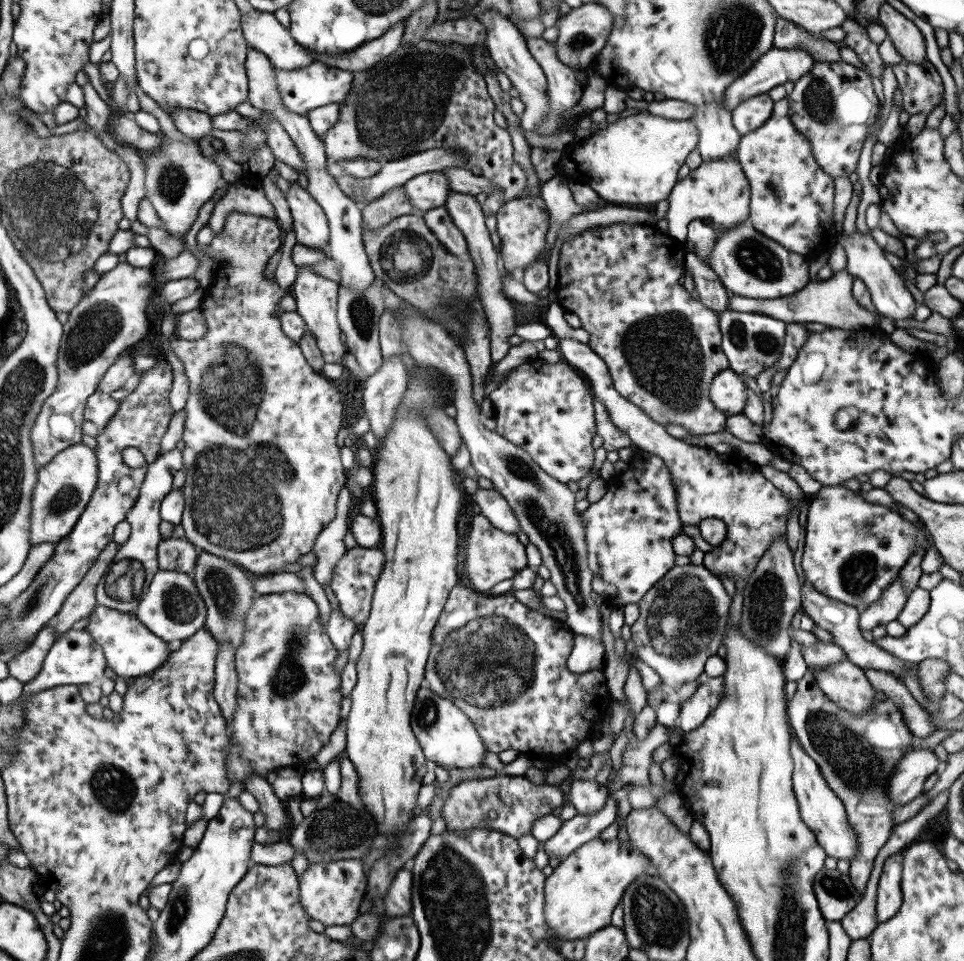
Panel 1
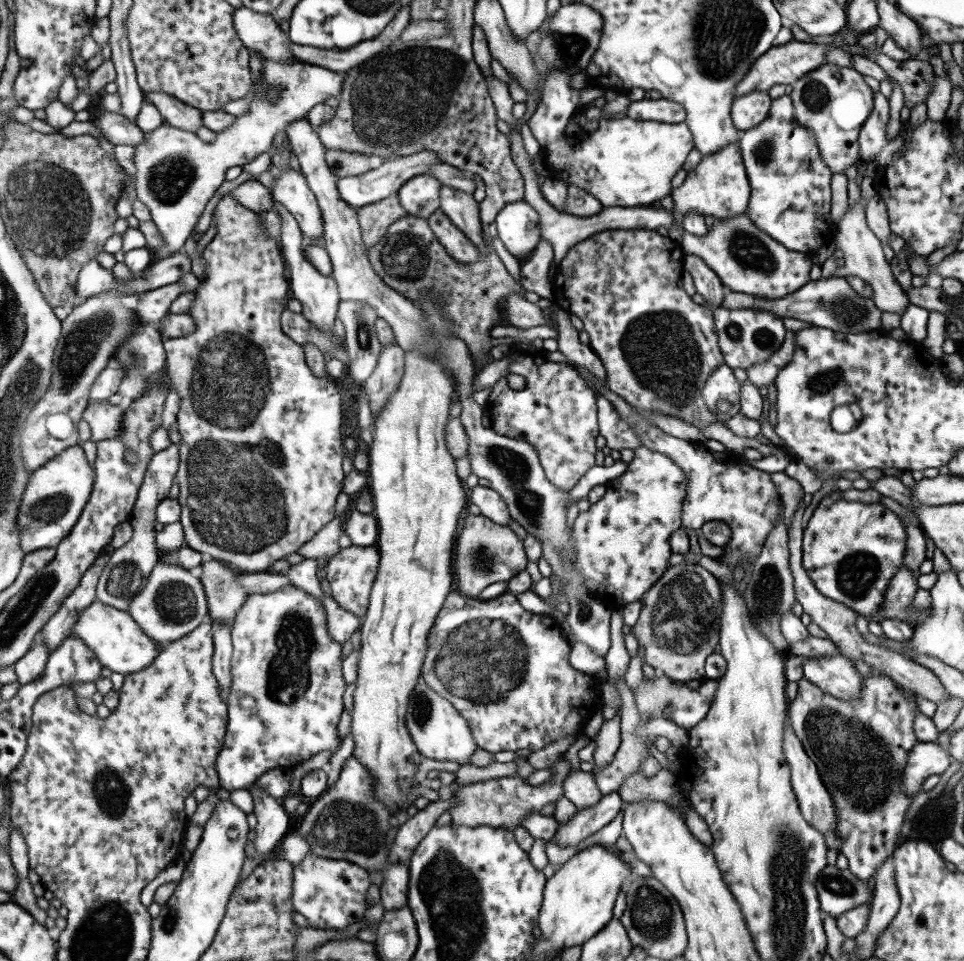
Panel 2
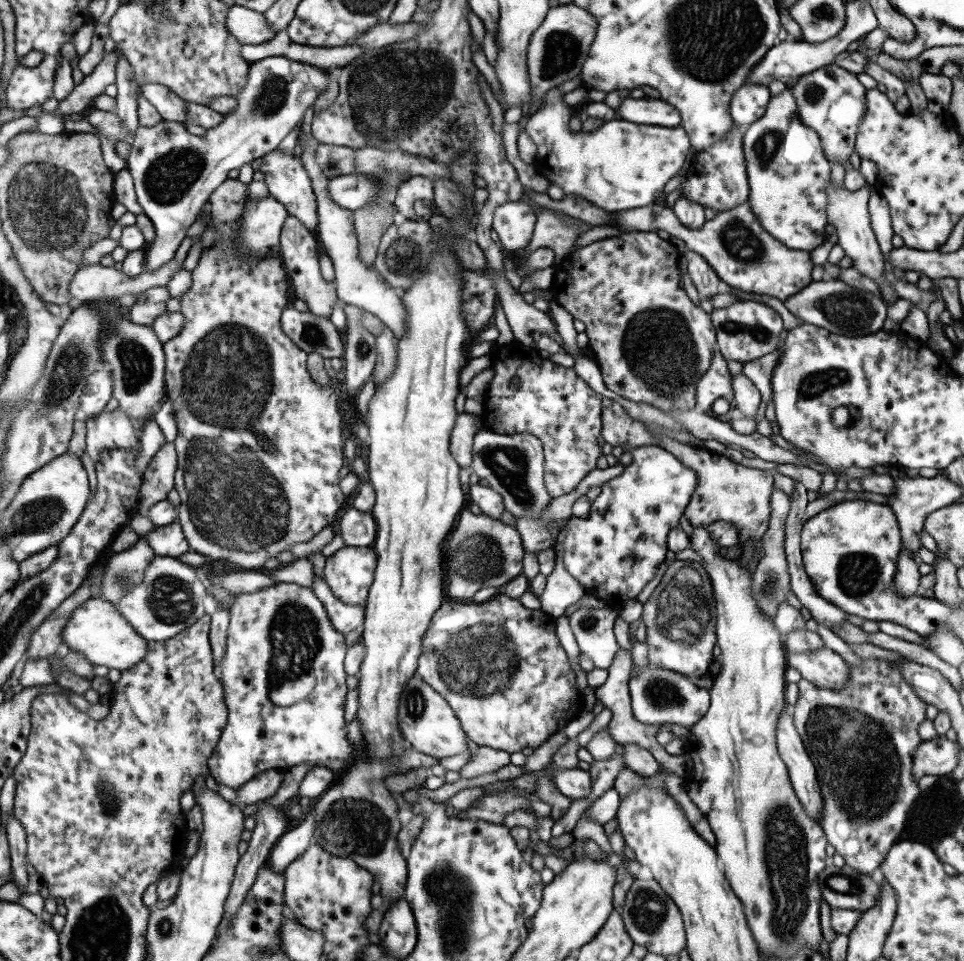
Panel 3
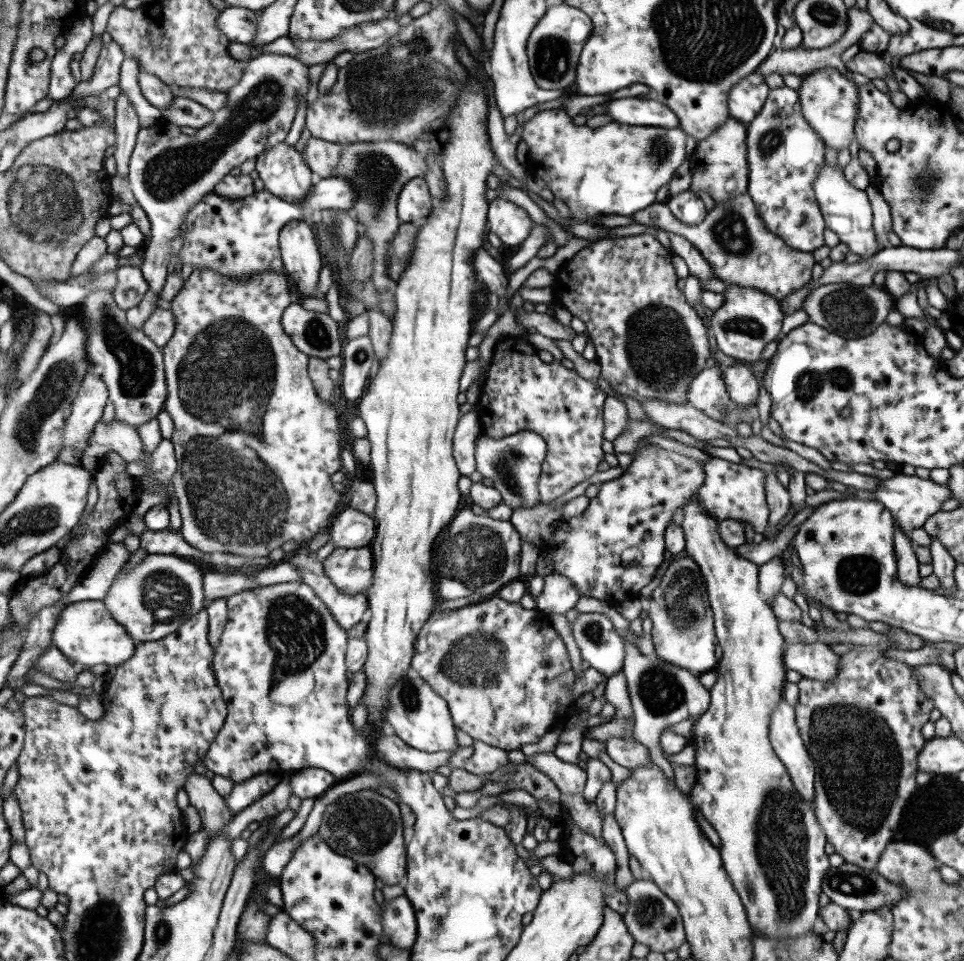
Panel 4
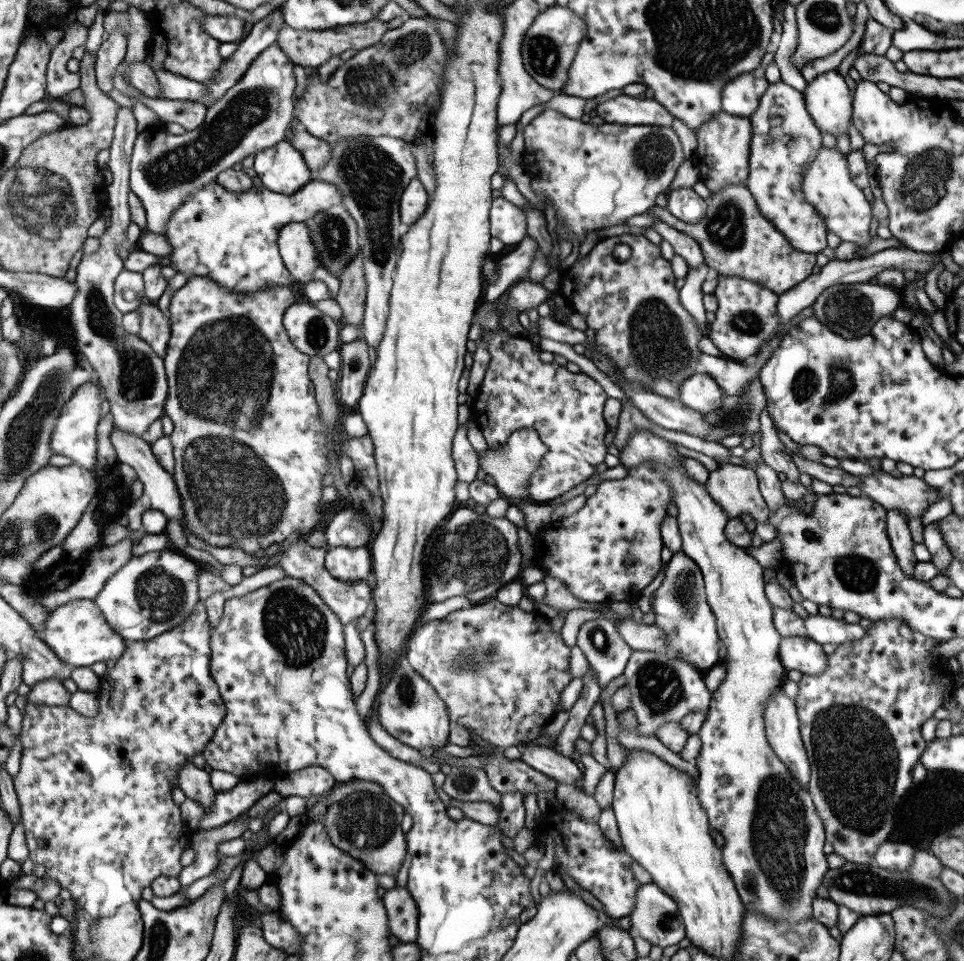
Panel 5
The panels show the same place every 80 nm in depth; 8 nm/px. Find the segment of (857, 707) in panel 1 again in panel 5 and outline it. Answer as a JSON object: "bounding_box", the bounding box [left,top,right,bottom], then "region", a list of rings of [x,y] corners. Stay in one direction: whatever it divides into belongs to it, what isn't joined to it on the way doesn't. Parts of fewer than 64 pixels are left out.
{"bounding_box":[777,636,827,675],"region":[[[805,636],[780,637],[777,656],[785,671],[798,670],[803,675],[819,674],[827,667],[821,645]]]}

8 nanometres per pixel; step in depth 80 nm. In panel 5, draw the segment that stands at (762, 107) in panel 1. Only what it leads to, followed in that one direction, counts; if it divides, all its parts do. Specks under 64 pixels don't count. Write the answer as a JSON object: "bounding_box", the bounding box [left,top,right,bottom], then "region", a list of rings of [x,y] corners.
{"bounding_box":[720,53,772,118],"region":[[[771,53],[764,54],[757,68],[740,74],[725,84],[720,100],[723,111],[733,116],[750,118],[767,88],[764,69],[772,59]]]}

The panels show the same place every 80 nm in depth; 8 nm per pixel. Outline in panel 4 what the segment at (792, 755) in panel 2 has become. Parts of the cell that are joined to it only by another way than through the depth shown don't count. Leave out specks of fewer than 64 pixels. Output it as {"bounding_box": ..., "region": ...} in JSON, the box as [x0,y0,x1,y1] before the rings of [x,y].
{"bounding_box":[769,699,813,807],"region":[[[781,699],[769,719],[769,742],[783,763],[797,794],[813,807],[813,761],[803,746],[794,719],[794,707]]]}

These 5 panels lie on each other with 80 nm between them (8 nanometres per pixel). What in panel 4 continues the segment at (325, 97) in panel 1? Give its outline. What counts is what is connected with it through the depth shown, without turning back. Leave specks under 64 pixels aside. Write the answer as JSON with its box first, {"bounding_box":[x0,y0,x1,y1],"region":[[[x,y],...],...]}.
{"bounding_box":[128,53,309,294],"region":[[[261,53],[248,60],[243,66],[243,74],[226,94],[226,103],[223,108],[213,110],[213,118],[209,124],[197,129],[193,135],[179,132],[178,126],[169,122],[162,122],[155,131],[139,129],[136,141],[128,158],[129,189],[133,193],[135,202],[145,212],[150,224],[150,233],[146,243],[140,250],[142,263],[139,270],[148,284],[147,291],[159,294],[165,282],[167,264],[171,263],[169,247],[171,240],[178,235],[184,216],[208,192],[212,192],[215,185],[221,181],[226,173],[239,166],[249,158],[255,158],[263,151],[283,142],[292,120],[295,118],[296,96],[305,97],[309,77],[306,64],[299,62],[295,57],[283,56],[279,53]]]}

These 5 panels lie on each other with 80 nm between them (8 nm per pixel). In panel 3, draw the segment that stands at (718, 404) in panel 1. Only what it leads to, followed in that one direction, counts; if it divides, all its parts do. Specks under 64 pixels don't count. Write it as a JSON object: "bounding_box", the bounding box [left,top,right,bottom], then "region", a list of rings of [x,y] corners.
{"bounding_box":[695,349,734,420],"region":[[[714,349],[709,368],[705,375],[695,385],[695,410],[716,420],[723,420],[712,412],[712,404],[718,398],[727,400],[729,406],[734,404],[733,390],[731,390],[731,375],[727,371],[726,360]]]}

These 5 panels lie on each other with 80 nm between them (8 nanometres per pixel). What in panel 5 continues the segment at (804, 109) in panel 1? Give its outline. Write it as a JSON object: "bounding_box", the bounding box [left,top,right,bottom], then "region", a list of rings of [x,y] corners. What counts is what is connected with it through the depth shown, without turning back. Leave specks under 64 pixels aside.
{"bounding_box":[802,70,852,137],"region":[[[837,70],[817,74],[806,82],[802,97],[807,114],[819,130],[835,137],[847,133],[852,115],[852,97],[848,84]]]}

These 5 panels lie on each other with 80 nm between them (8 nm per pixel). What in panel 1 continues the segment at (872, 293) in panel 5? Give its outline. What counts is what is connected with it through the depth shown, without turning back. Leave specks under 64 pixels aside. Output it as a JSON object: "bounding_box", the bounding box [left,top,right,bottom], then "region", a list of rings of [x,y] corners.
{"bounding_box":[728,268,876,330],"region":[[[844,268],[834,272],[827,280],[809,280],[801,290],[794,292],[791,296],[765,300],[733,295],[728,298],[728,309],[737,312],[761,313],[763,316],[770,316],[784,323],[818,322],[830,326],[831,329],[859,330],[861,327],[874,326],[876,312],[865,310],[852,297],[851,289],[855,283],[855,278]]]}

